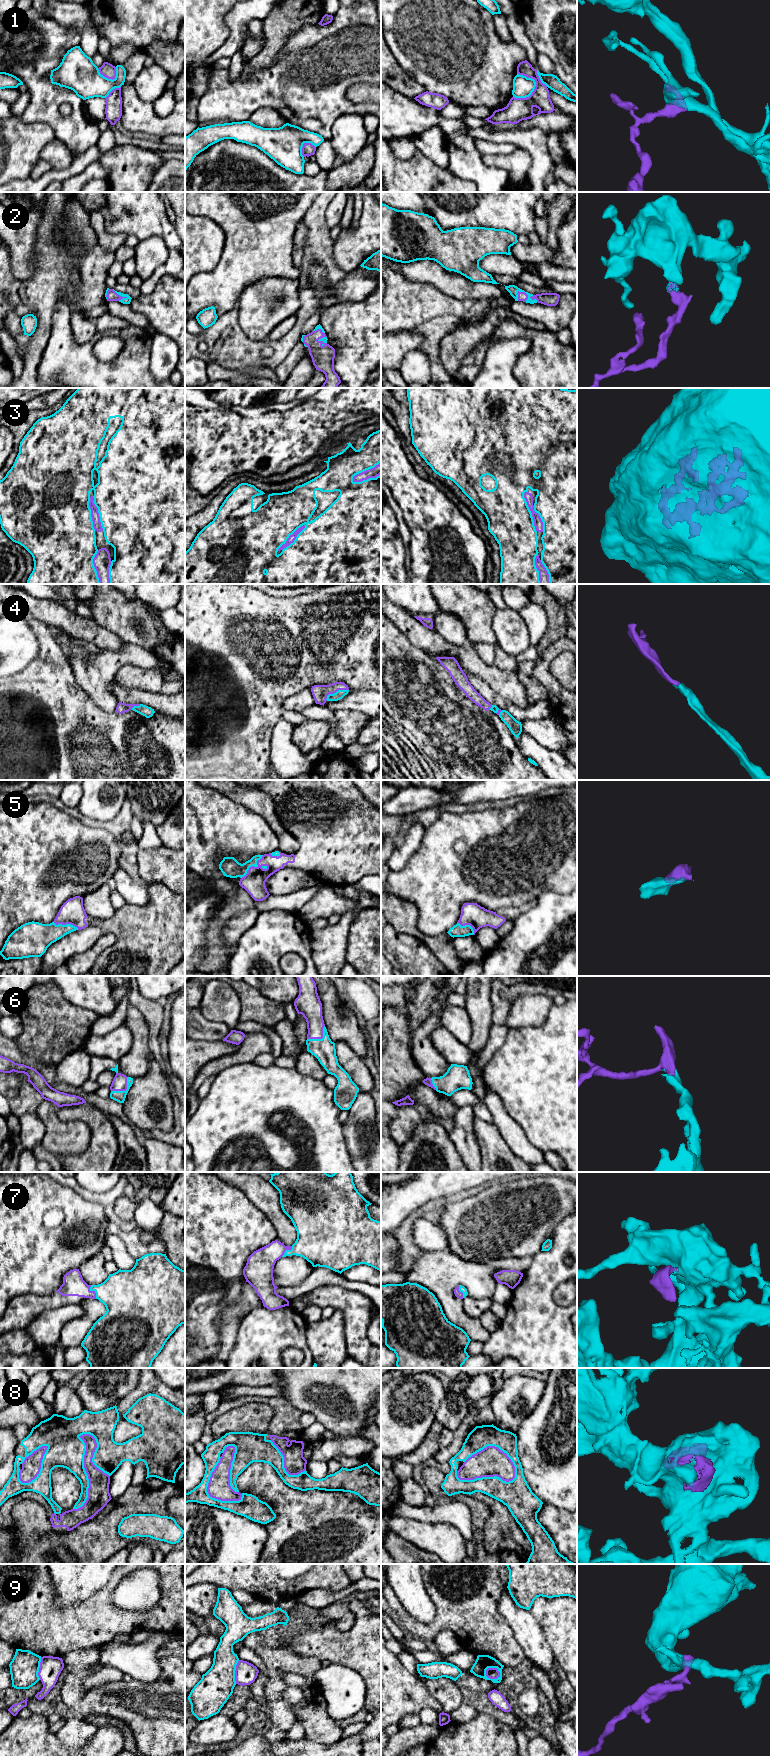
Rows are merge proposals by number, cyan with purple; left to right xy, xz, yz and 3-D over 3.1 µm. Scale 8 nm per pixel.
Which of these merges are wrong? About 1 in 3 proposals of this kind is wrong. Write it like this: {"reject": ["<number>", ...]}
{"reject": ["1", "8", "9"]}

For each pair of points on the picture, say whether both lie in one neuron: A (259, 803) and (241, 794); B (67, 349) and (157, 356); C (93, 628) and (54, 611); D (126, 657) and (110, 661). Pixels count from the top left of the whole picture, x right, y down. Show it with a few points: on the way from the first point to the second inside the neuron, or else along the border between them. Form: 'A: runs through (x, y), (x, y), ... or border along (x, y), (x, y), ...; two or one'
A: runs through (255, 799), (245, 796); one
B: border along (151, 336), (150, 371), (154, 377); two
C: runs through (83, 628), (64, 618); one
D: runs through (122, 657), (114, 660); one

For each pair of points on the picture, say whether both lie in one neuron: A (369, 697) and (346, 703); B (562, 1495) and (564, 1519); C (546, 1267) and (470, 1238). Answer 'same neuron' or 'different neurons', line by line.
A: same neuron
B: different neurons
C: different neurons

